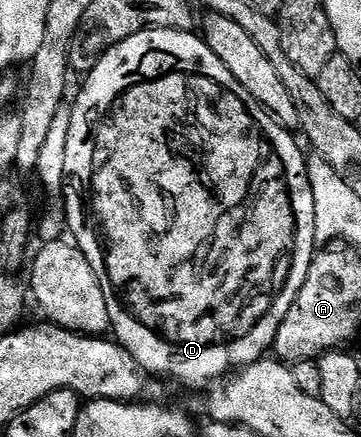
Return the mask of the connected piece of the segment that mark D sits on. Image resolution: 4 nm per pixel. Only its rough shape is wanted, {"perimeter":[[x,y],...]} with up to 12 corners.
{"perimeter":[[195,32],[87,73],[63,206],[148,375],[260,361],[296,135]]}

